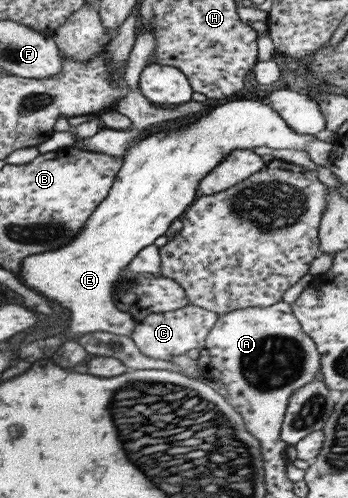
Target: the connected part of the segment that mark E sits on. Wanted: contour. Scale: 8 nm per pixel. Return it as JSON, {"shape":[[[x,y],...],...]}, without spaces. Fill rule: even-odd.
{"shape":[[[237,99],[215,106],[207,116],[203,116],[195,122],[173,129],[171,132],[157,132],[144,138],[137,144],[129,146],[124,155],[123,165],[117,172],[112,188],[107,197],[95,208],[92,215],[85,222],[85,229],[71,240],[67,245],[47,251],[47,253],[37,253],[31,257],[25,257],[18,271],[18,279],[26,288],[37,294],[59,303],[67,311],[71,311],[71,322],[66,333],[62,336],[53,336],[45,340],[35,341],[29,345],[19,347],[19,357],[21,359],[41,359],[43,355],[51,355],[59,346],[63,345],[65,337],[72,337],[77,334],[93,333],[94,331],[105,331],[115,335],[130,336],[137,325],[132,315],[116,308],[113,303],[112,293],[114,287],[120,280],[120,273],[139,254],[143,248],[152,245],[155,240],[165,236],[175,219],[179,219],[189,205],[195,201],[198,185],[231,150],[250,149],[255,147],[269,147],[269,149],[297,149],[305,151],[309,159],[317,166],[327,166],[329,156],[332,152],[332,144],[317,140],[316,136],[303,135],[297,133],[287,125],[287,122],[277,110],[268,104],[248,99]]]}

